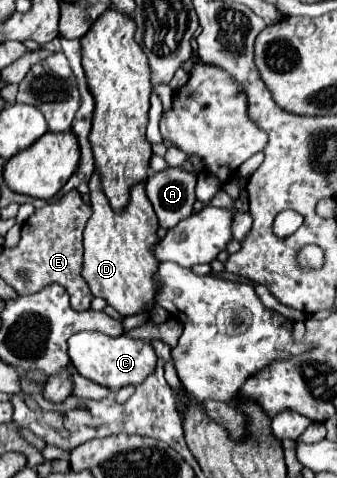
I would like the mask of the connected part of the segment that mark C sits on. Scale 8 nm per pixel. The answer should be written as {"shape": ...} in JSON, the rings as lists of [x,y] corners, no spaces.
{"shape":[[[85,331],[81,335],[73,335],[69,339],[69,363],[71,367],[83,375],[85,379],[103,385],[111,391],[121,389],[125,385],[139,385],[143,383],[143,379],[147,375],[153,373],[153,367],[157,365],[157,355],[153,351],[153,347],[145,341],[139,339],[131,339],[127,335],[121,337],[109,337],[109,335],[101,335],[97,331]]]}

